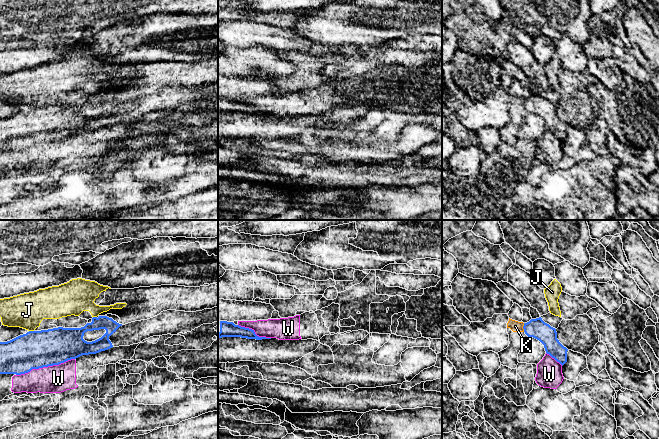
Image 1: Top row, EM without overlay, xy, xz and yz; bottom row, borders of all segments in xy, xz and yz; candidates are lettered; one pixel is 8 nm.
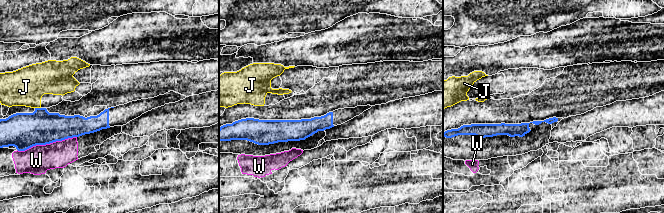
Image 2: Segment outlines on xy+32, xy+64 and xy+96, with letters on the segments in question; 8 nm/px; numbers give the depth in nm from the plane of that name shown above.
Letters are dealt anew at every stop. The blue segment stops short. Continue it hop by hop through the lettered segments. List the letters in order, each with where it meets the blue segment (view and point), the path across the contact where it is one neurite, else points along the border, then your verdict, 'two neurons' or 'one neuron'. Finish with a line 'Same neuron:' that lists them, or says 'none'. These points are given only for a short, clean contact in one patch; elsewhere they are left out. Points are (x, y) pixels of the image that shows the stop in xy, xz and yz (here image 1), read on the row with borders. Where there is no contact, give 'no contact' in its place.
J: meets blue in xy at (31, 331); two neurons
K: meets blue in yz at (523, 327); border along yz (524, 323), (523, 331); two neurons
W: meets blue in xy at (45, 366); border along xy (74, 358), (58, 364), (32, 368), (27, 372), (16, 375); two neurons
Same neuron: none

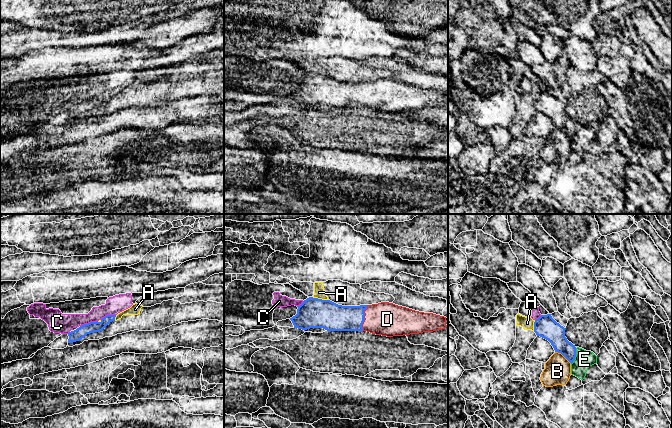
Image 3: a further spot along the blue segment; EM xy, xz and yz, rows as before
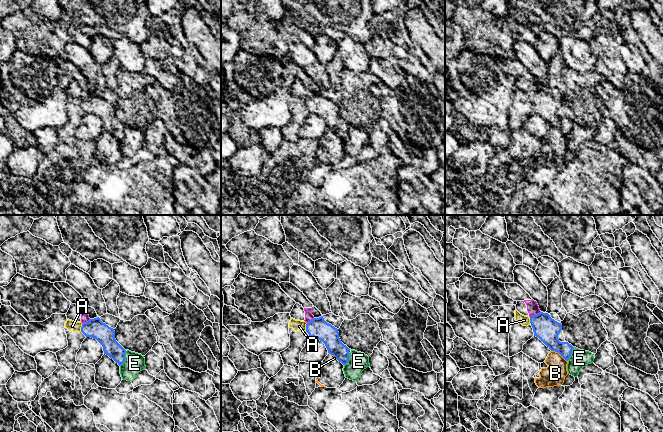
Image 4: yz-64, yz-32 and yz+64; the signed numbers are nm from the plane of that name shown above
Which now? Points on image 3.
A: meets blue in xz at (320, 299); border along xz (312, 297), (328, 300); two neurons
B: meets blue in yz at (563, 355); border along yz (555, 351), (562, 354), (571, 363); two neurons
C: meets blue in xy at (88, 323); border along xy (97, 320), (80, 326); two neurons
D: meets blue in xz at (364, 318); runs through xz (333, 317), (364, 318), (387, 319); one neuron
E: meets blue in yz at (575, 356); two neurons
Same neuron: D

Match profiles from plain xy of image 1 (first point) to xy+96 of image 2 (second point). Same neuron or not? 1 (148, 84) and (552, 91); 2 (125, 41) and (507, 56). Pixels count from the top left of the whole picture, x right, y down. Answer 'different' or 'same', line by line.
1: same
2: same

